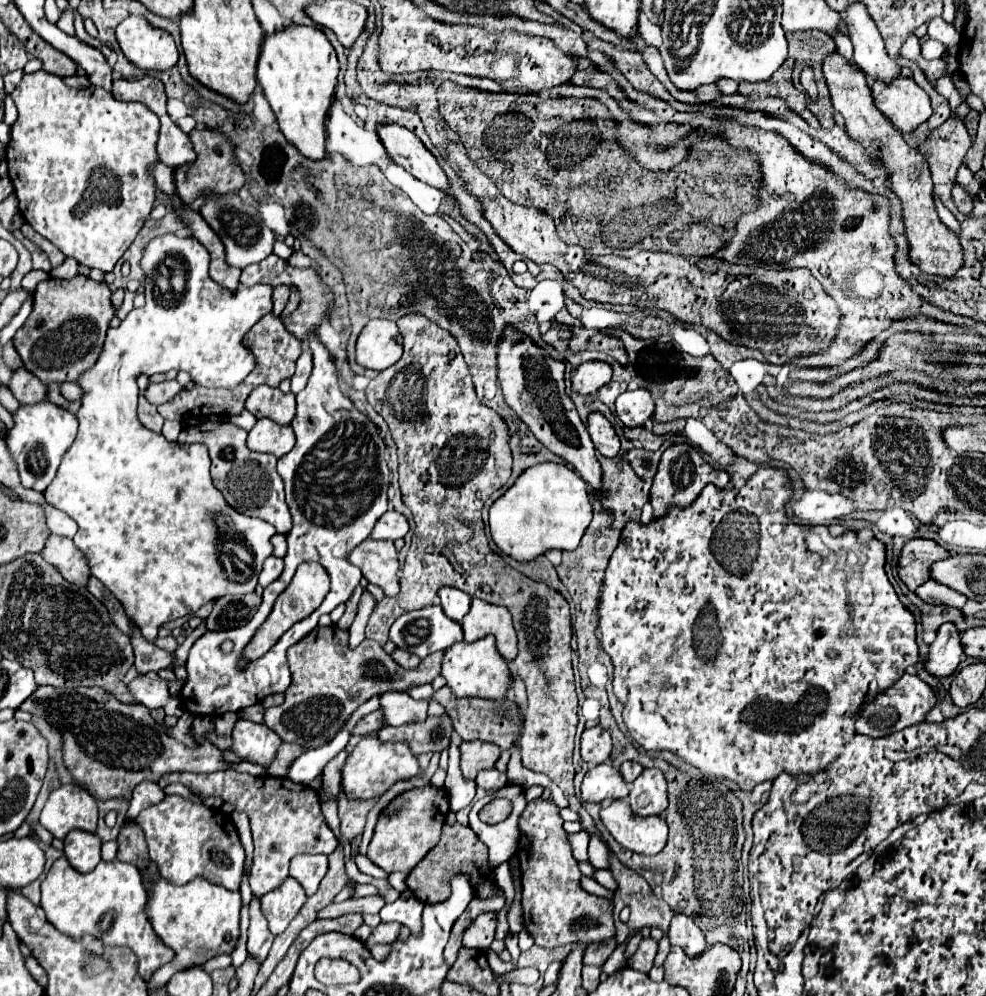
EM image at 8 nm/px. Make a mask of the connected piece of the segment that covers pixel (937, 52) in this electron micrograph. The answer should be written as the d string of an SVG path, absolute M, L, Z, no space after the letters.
M927 40L927 42L923 42L923 46L921 46L921 56L925 58L925 60L937 60L937 58L941 58L945 54L945 46L941 44L941 42L937 42L937 40Z

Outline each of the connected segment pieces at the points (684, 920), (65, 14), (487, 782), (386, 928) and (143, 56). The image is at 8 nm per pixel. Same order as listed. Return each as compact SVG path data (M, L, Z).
M685 914L673 916L667 936L673 946L681 946L685 950L685 954L689 954L689 956L701 954L701 950L705 950L705 946L707 946L699 926Z
M66 8L62 12L61 17L56 23L56 25L65 33L69 35L75 35L74 16L73 16L72 10L69 8Z
M497 769L482 770L475 779L478 786L485 790L498 790L508 783L506 773L501 773Z
M379 924L371 936L365 940L365 946L371 948L371 946L377 946L377 944L393 944L397 940L397 934L399 934L399 924Z
M129 16L117 26L123 54L143 70L169 70L179 60L179 50L169 32L151 26L143 16Z

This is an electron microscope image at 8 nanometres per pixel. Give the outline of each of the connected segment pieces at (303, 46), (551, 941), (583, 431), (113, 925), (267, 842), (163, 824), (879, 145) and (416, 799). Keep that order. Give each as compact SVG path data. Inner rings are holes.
M285 26L261 44L257 62L257 80L277 116L279 128L301 154L319 160L325 156L325 116L335 96L339 62L335 48L321 28Z
M537 798L527 804L519 826L521 842L517 856L523 872L523 916L525 928L535 944L543 948L557 948L561 944L591 944L611 940L615 936L611 914L613 902L593 896L579 886L581 872L571 854L559 808L551 800Z
M507 324L497 342L497 378L505 402L529 426L537 440L571 462L581 478L593 490L599 490L601 466L595 458L595 446L587 426L581 422L573 400L565 394L565 364L549 356L547 350L537 346L529 336Z
M61 856L53 862L47 878L41 884L41 908L57 930L71 938L93 936L105 946L131 948L137 956L139 976L149 980L153 972L171 962L175 954L149 926L149 920L143 912L145 898L147 892L137 866L119 860L99 862L95 870L81 874L67 862L65 856Z
M219 770L213 774L173 772L165 774L157 784L165 788L171 782L179 782L195 790L201 798L217 796L223 802L229 802L235 808L235 812L245 812L249 816L255 844L249 884L255 896L263 896L269 890L275 890L285 880L285 876L289 874L289 860L295 854L331 854L337 848L337 838L333 830L327 826L325 816L321 812L319 794L313 788L297 784L289 778L249 776L239 774L235 770Z
M165 796L163 802L145 808L137 816L137 824L145 832L149 858L169 882L181 886L201 876L223 888L239 890L245 850L231 816L223 814L221 810L211 810L203 804L193 804L183 796Z
M831 52L823 60L823 74L831 92L833 106L841 114L849 136L853 140L863 142L867 146L867 152L879 158L889 170L891 188L903 202L905 228L911 246L911 262L919 264L921 270L925 270L927 274L953 276L963 262L963 250L959 238L937 216L933 202L933 182L927 160L923 158L923 154L919 154L919 150L911 148L903 140L901 132L875 108L871 90L867 86L867 78L855 64L845 60L839 52Z
M427 784L395 796L379 814L375 834L369 844L369 860L385 872L409 874L417 862L439 842L441 828L449 814L449 796L445 788Z

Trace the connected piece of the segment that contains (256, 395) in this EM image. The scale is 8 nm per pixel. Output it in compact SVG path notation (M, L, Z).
M257 386L253 394L249 394L245 408L257 418L273 418L279 424L289 424L295 414L295 394L281 392L273 386Z

